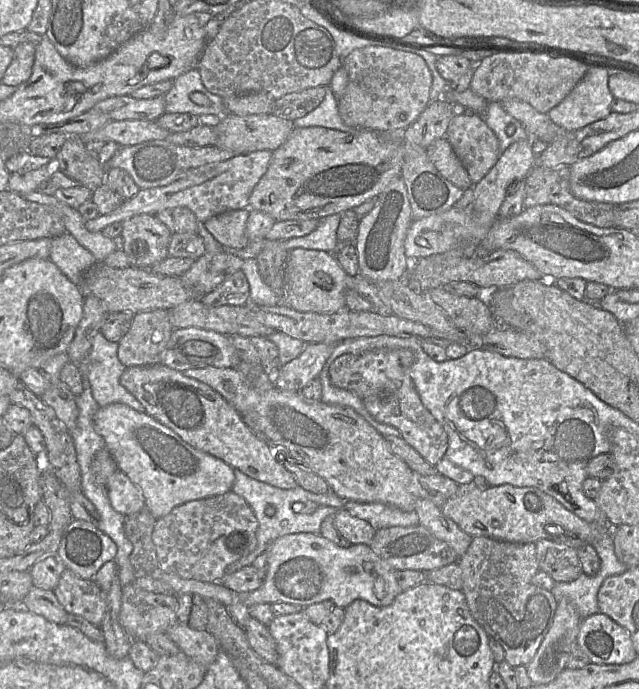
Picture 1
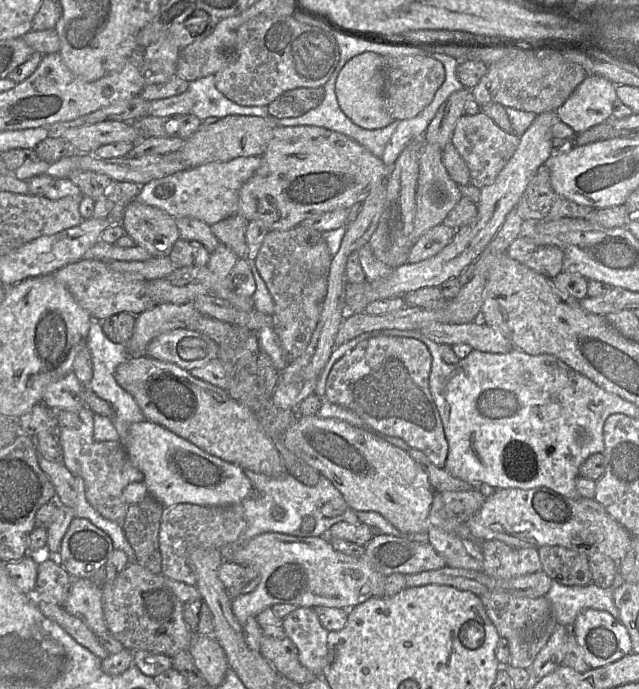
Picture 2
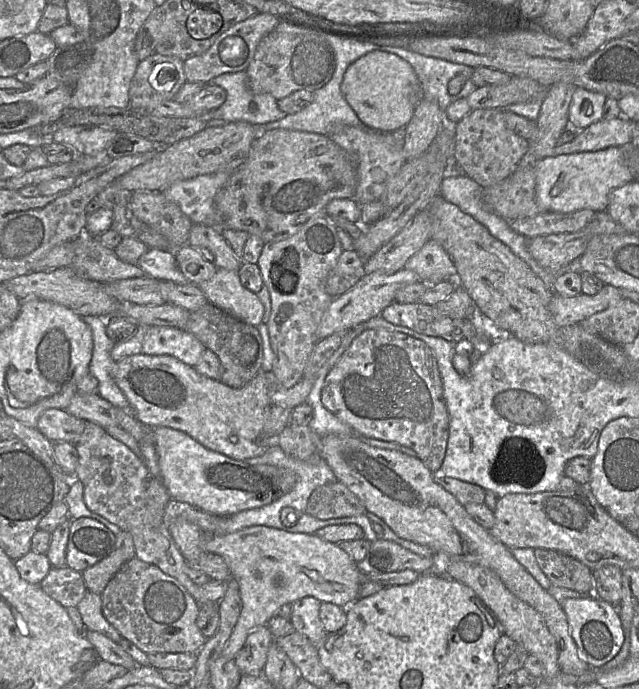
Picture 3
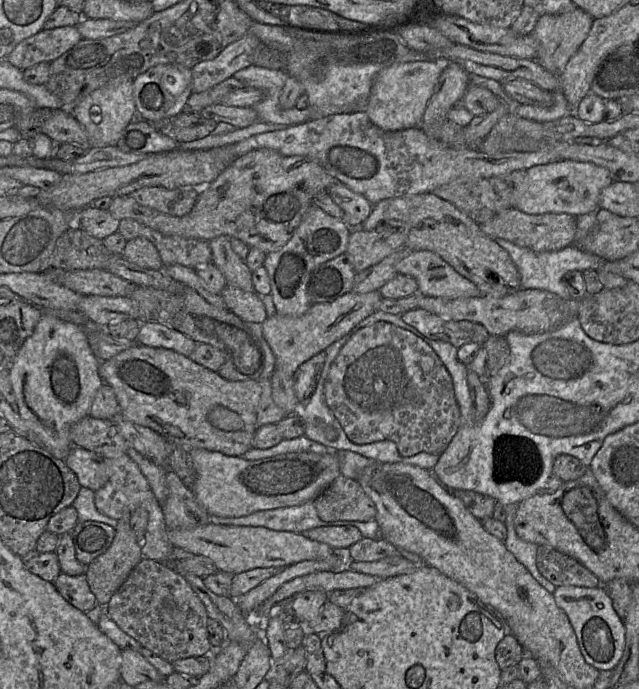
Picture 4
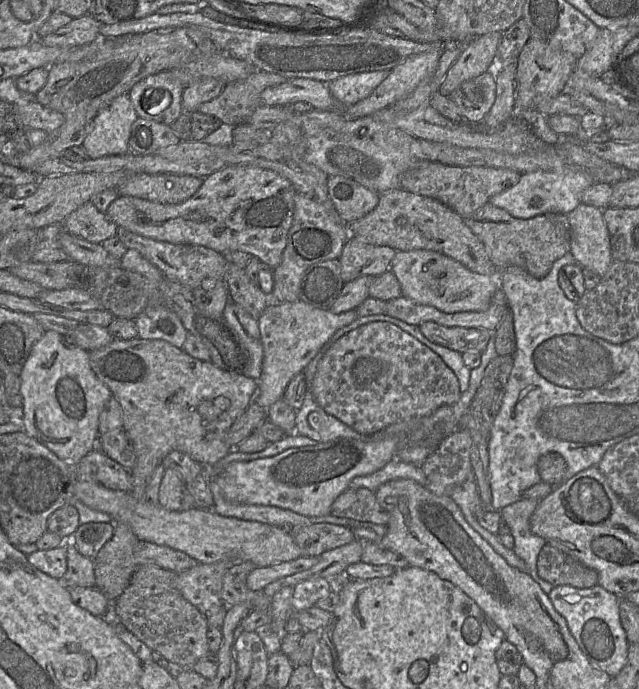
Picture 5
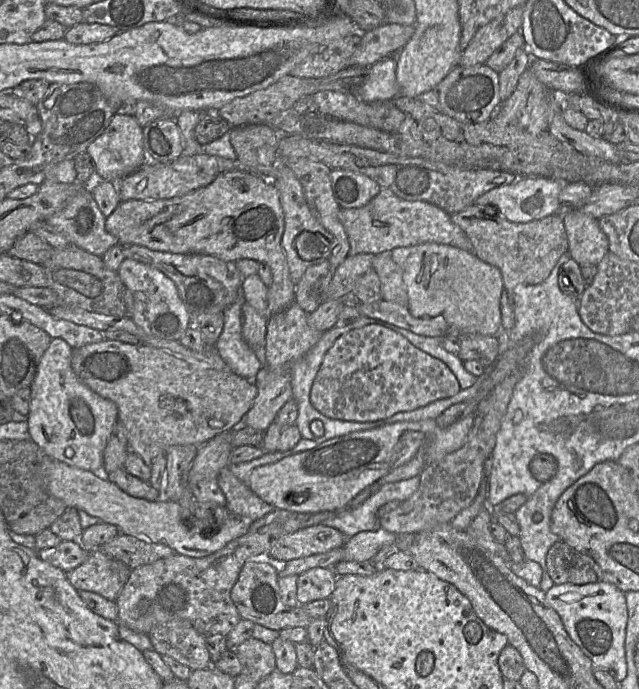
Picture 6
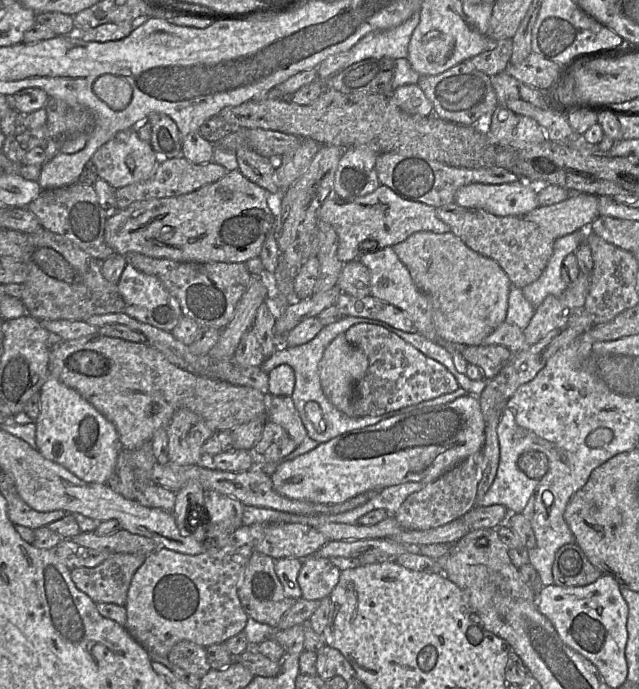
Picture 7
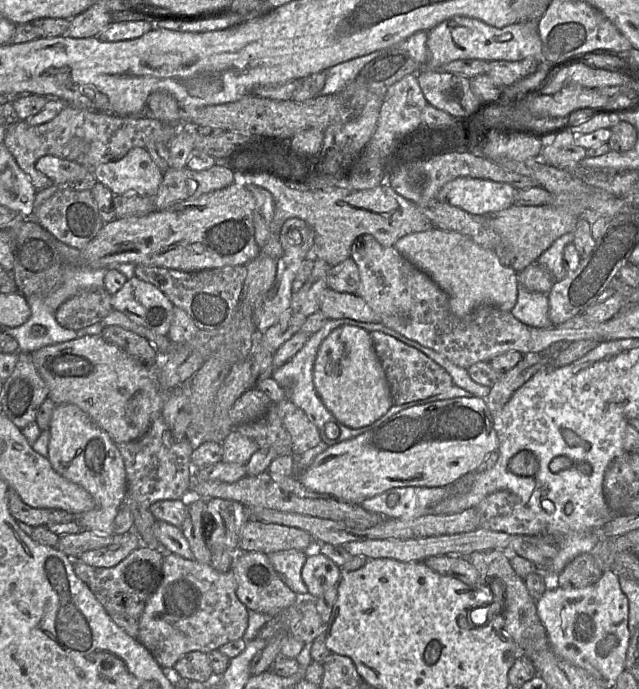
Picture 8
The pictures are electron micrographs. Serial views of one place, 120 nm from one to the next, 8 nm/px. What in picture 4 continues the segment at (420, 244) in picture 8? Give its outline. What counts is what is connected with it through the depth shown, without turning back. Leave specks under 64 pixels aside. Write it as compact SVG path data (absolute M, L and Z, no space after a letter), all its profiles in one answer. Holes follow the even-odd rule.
M409 251L397 264L397 272L414 278L423 296L455 299L481 295L473 282L432 251Z

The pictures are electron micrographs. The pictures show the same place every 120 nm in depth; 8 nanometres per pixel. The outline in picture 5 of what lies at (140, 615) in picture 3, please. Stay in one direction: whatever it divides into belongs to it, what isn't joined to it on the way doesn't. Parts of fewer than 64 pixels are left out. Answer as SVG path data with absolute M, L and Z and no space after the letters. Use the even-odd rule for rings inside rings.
M143 565L136 568L123 593L115 600L117 621L125 629L145 643L154 653L189 669L200 658L208 655L208 623L205 616L188 602L176 588L177 574L157 566Z

